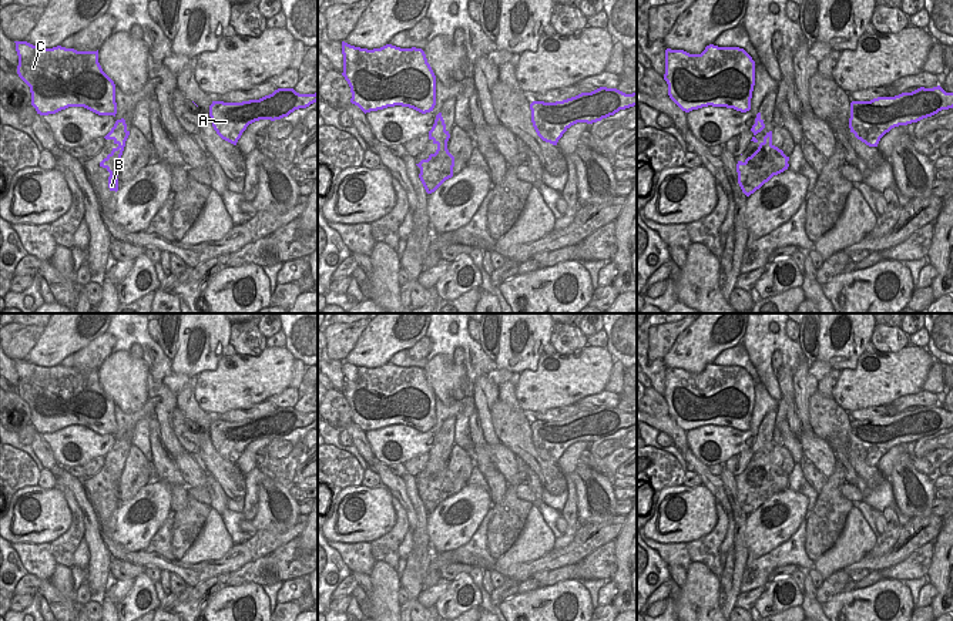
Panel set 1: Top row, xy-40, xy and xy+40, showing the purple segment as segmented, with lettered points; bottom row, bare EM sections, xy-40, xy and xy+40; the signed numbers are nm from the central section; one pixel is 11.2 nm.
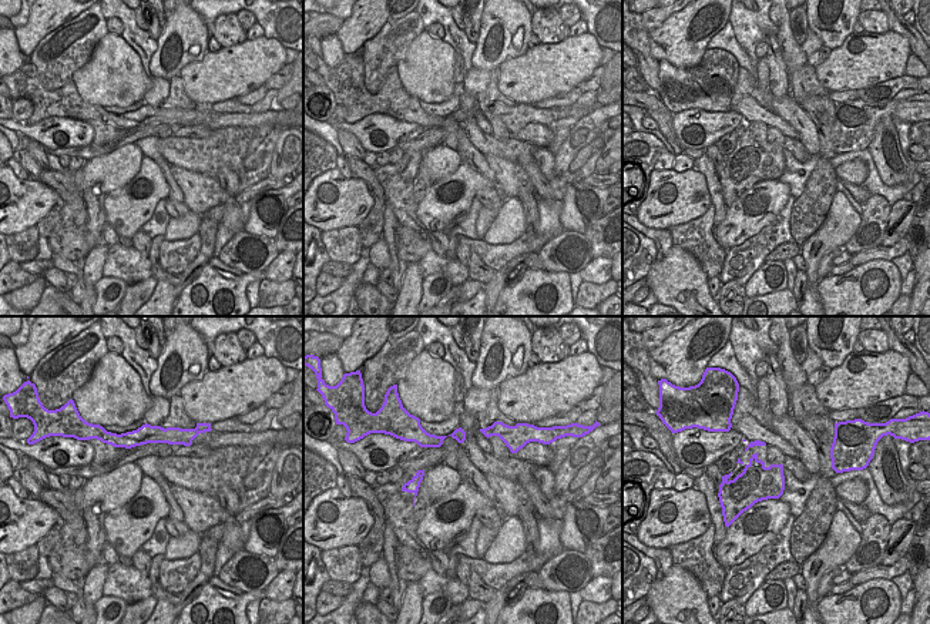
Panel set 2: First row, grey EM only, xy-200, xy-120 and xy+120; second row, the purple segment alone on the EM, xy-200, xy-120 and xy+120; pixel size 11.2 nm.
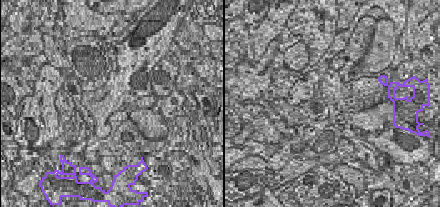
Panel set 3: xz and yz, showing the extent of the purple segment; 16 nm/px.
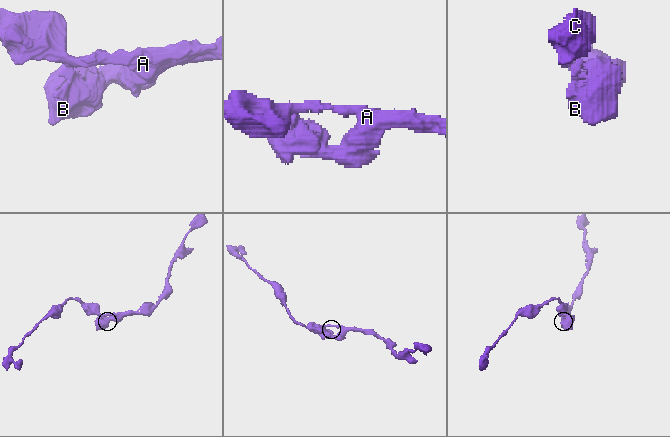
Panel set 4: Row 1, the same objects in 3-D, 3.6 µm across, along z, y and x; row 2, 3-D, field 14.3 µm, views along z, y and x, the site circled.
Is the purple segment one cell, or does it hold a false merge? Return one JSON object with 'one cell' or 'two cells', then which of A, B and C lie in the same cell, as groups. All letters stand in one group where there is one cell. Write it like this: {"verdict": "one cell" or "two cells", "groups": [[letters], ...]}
{"verdict": "one cell", "groups": [["A", "B", "C"]]}

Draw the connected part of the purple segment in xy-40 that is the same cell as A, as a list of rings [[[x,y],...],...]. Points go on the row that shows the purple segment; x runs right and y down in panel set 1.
[[[278,88],[259,100],[242,103],[212,101],[209,117],[217,134],[236,145],[246,127],[259,120],[281,120],[318,101],[318,93],[299,94],[293,88]]]

